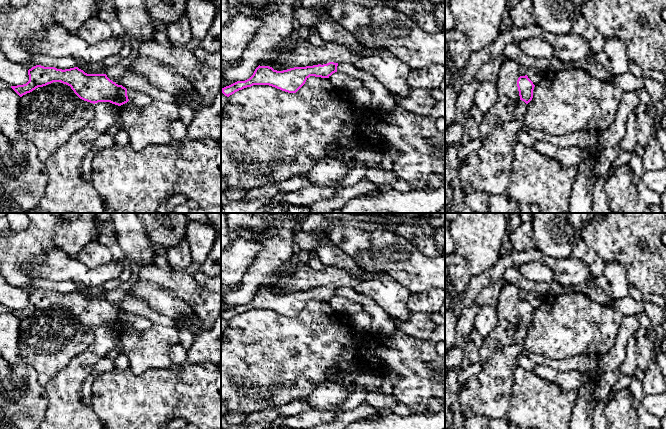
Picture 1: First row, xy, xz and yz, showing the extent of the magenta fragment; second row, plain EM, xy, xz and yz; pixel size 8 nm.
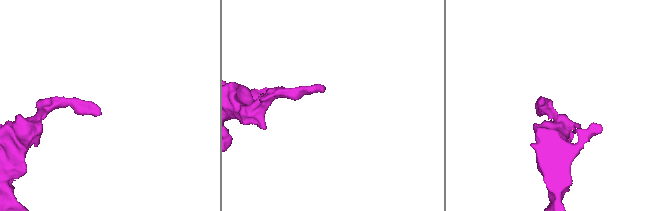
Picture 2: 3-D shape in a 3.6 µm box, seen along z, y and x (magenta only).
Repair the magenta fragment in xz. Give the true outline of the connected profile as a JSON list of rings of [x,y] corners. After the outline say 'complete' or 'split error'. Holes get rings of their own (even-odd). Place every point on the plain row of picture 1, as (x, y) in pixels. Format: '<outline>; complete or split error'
[[[329,286],[306,291],[294,291],[283,295],[269,290],[258,290],[253,299],[245,305],[237,305],[222,312],[222,317],[229,321],[235,316],[253,309],[269,309],[288,317],[296,317],[310,300],[329,302],[337,296],[338,287]]]; complete

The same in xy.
[[[36,289],[28,294],[29,305],[23,309],[11,310],[20,320],[53,306],[71,311],[82,324],[90,327],[110,326],[121,330],[129,325],[127,313],[110,304],[106,298],[87,298],[78,291],[57,293]]]; complete

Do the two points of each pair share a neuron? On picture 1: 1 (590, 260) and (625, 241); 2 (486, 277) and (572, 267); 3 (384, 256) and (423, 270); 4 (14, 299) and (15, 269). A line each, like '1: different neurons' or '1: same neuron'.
1: different neurons
2: same neuron
3: same neuron
4: different neurons

